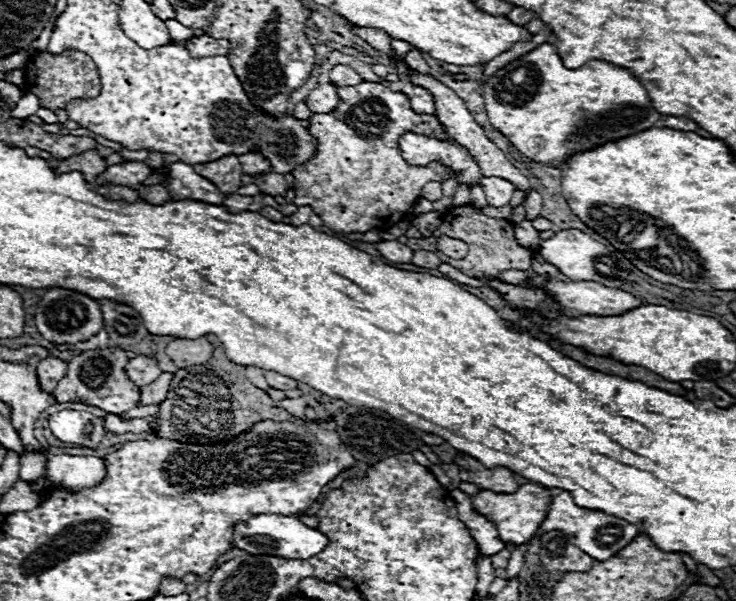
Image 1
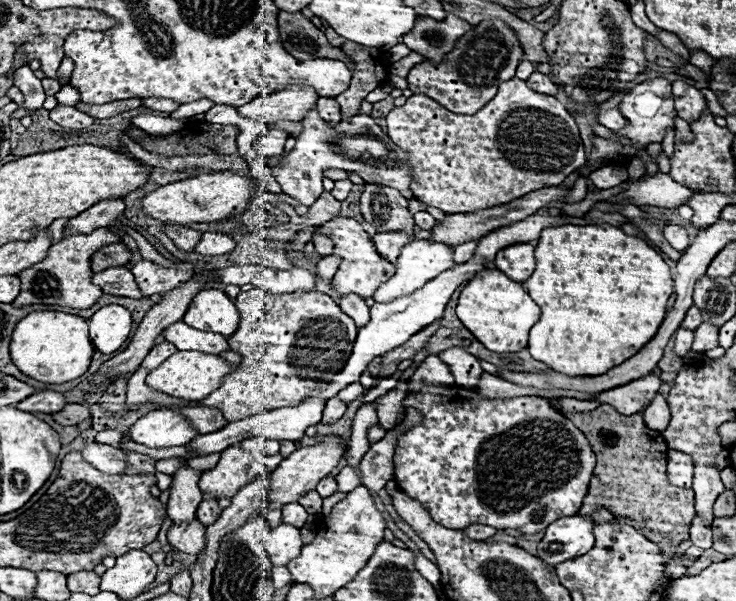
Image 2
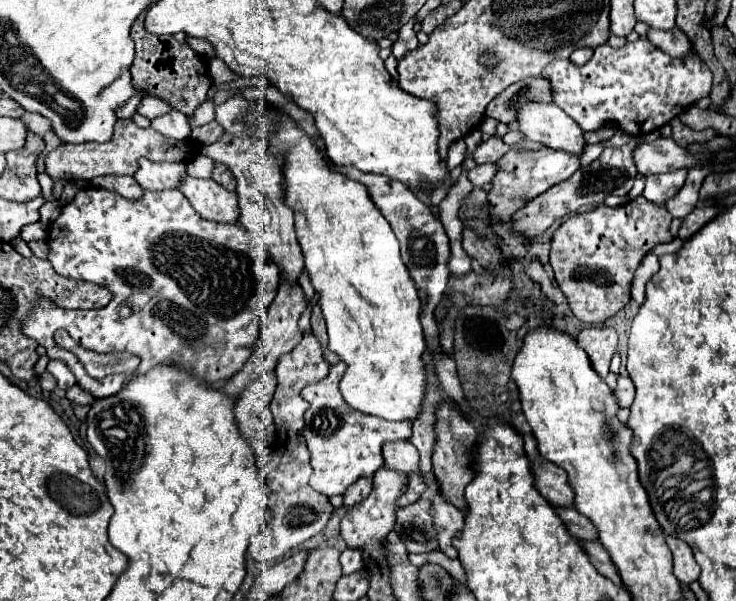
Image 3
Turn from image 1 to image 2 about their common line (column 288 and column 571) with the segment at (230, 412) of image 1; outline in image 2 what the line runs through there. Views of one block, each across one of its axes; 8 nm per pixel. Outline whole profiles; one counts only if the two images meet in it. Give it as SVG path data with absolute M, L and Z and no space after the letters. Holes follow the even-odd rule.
M602 404L592 412L564 414L584 432L594 454L596 468L592 474L590 490L578 510L578 516L590 516L594 506L606 506L616 518L644 520L652 530L668 536L674 544L688 538L692 516L696 514L692 488L678 488L666 480L664 456L668 446L660 432L650 430L642 414L622 416L610 404Z

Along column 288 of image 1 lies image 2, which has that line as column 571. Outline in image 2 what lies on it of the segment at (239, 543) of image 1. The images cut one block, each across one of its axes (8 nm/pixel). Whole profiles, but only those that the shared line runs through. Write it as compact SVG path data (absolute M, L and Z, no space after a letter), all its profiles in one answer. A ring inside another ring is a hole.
M568 516L552 522L546 528L546 536L538 542L536 556L546 564L556 566L564 560L586 554L594 546L592 526L592 520L580 516Z

